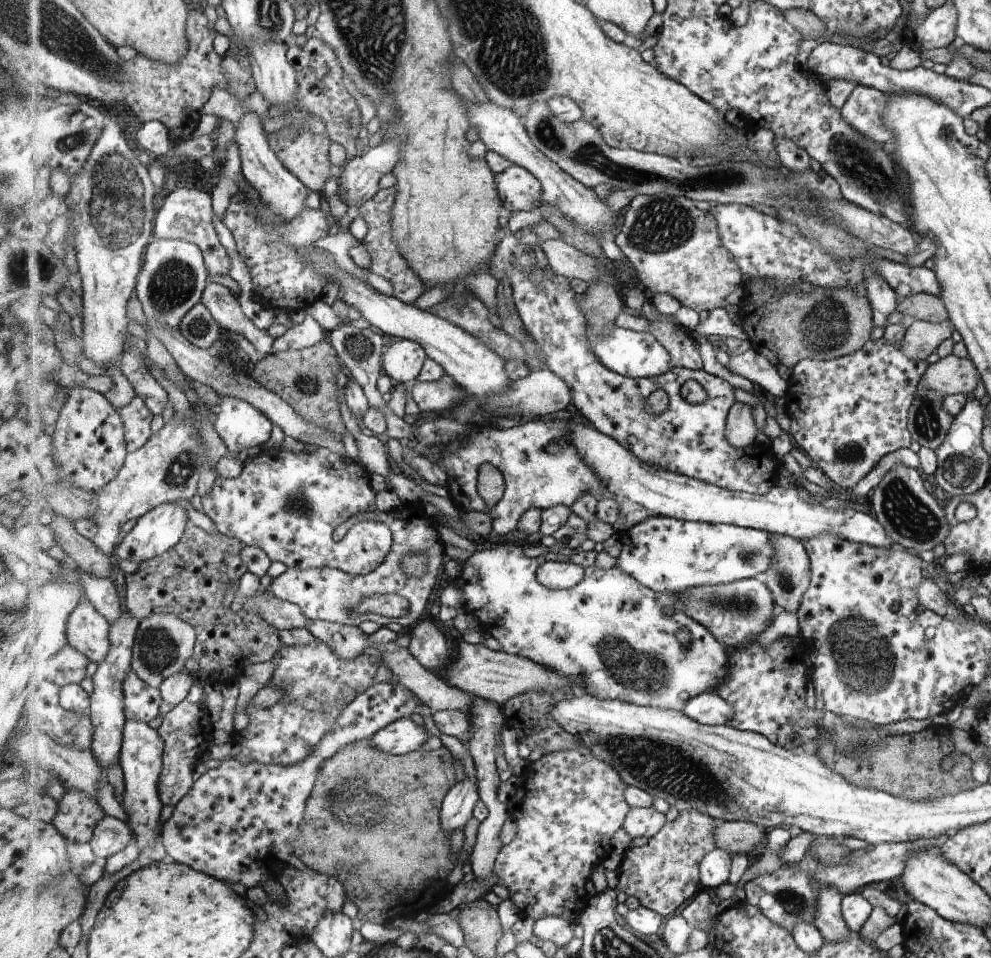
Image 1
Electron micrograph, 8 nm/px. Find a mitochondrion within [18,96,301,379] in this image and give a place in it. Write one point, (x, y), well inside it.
(116, 210)

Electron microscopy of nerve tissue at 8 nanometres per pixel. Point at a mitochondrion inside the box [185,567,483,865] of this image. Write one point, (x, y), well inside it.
(351, 790)

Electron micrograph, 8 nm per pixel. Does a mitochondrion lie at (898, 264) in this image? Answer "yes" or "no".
no

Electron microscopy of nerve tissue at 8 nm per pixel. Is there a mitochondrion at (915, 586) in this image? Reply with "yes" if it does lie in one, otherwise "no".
no

